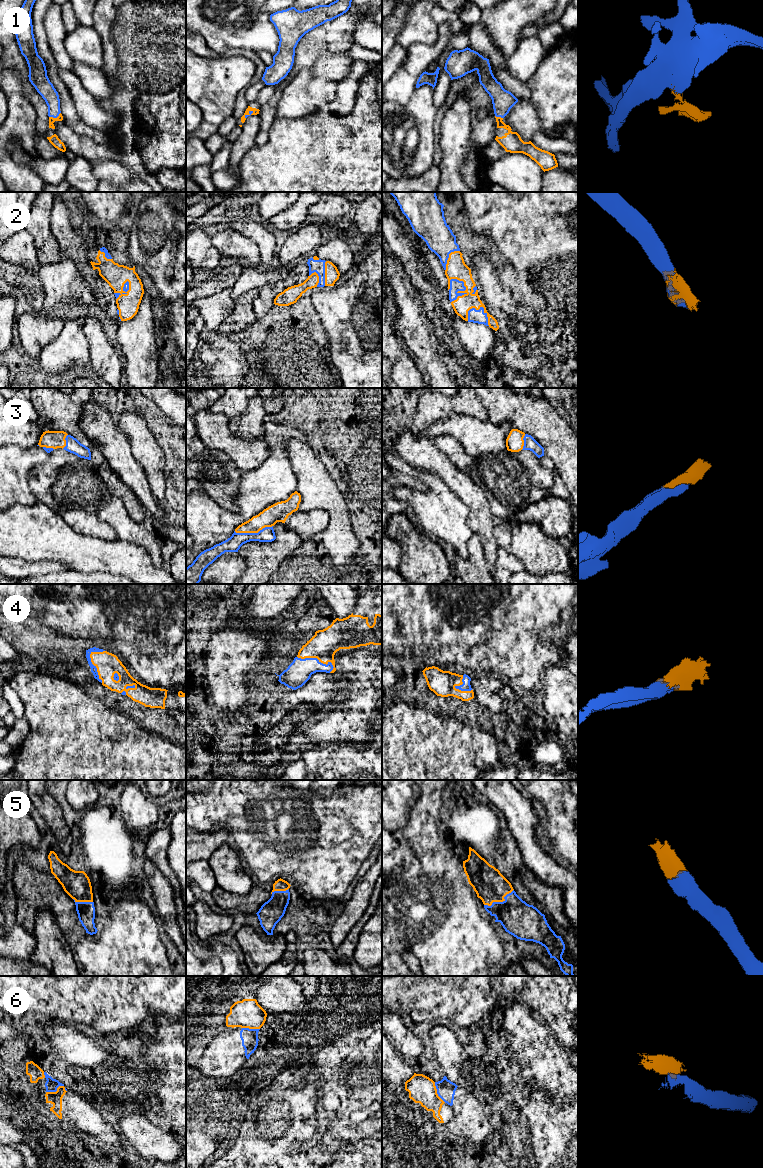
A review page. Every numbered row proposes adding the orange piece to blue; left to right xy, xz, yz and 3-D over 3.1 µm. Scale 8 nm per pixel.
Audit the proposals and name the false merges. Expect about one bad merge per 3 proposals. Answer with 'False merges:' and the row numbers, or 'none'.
False merges: 6

